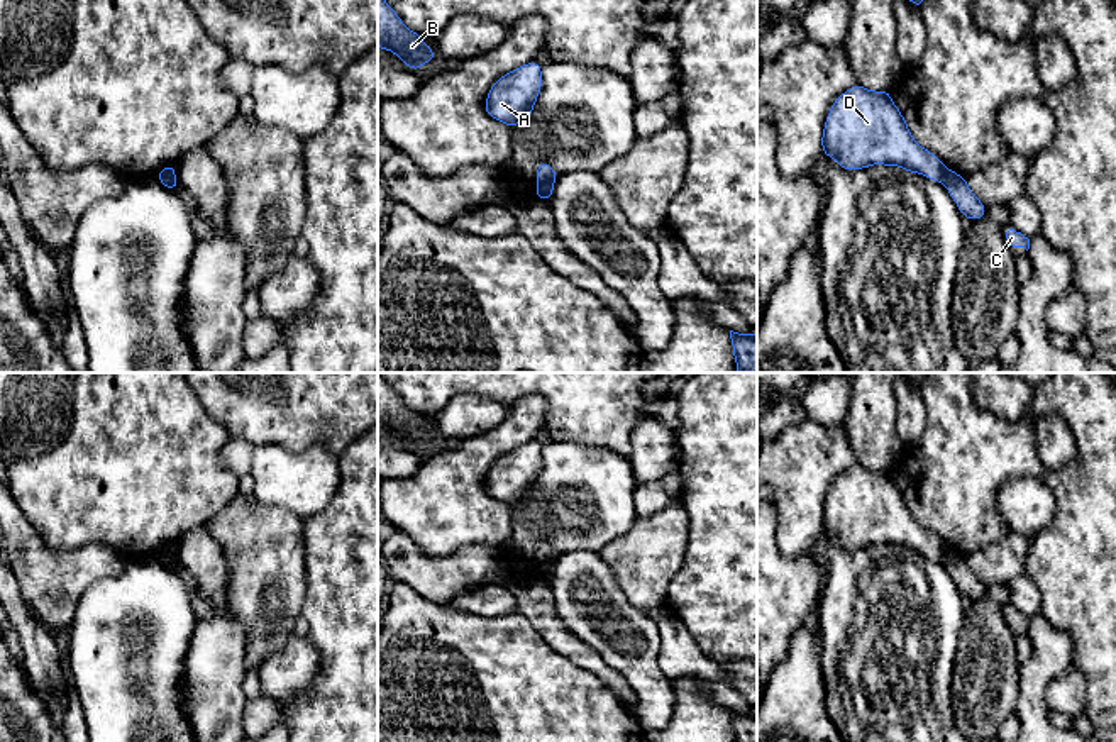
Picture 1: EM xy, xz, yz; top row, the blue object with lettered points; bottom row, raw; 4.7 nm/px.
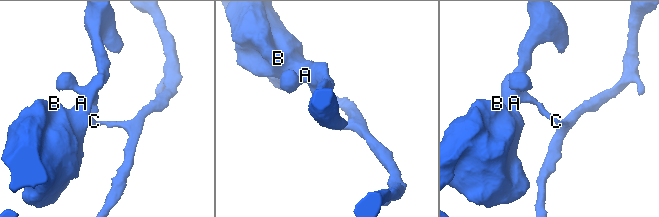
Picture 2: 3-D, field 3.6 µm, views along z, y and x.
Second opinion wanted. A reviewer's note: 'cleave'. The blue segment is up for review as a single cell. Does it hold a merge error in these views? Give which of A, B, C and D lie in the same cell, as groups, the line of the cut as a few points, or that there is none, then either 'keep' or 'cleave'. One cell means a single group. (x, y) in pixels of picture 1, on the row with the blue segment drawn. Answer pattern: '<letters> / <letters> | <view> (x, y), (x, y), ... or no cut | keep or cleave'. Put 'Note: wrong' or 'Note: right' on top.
Note: right
A B D / C | xz (552, 180), (537, 183) | cleave

